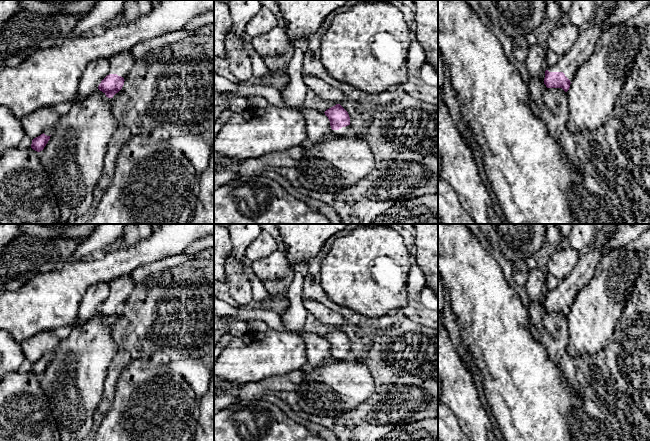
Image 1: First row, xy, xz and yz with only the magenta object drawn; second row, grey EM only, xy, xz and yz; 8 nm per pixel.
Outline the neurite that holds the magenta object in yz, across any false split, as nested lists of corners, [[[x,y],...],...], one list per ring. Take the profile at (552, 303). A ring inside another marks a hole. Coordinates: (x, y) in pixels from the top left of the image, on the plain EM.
[[[604,224],[604,227],[597,232],[591,250],[580,255],[574,270],[567,277],[559,280],[554,290],[548,291],[544,302],[547,312],[562,312],[565,316],[569,314],[576,295],[592,278],[604,255],[605,245],[616,231],[617,226],[618,224]]]

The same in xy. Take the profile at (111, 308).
[[[125,274],[110,281],[109,286],[108,299],[101,305],[98,313],[106,321],[113,322],[122,313],[127,300],[137,292],[137,286],[130,274]]]

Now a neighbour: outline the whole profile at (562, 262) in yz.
[[[563,244],[550,256],[546,268],[558,280],[567,277],[576,267],[580,254],[577,250]]]

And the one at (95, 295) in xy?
[[[100,282],[90,286],[79,305],[76,325],[90,320],[99,310],[101,305],[108,299],[110,291],[109,283]]]

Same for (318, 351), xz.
[[[301,330],[301,332],[301,337],[305,341],[307,362],[313,368],[320,367],[335,360],[332,356],[330,345],[325,337],[305,330]]]

